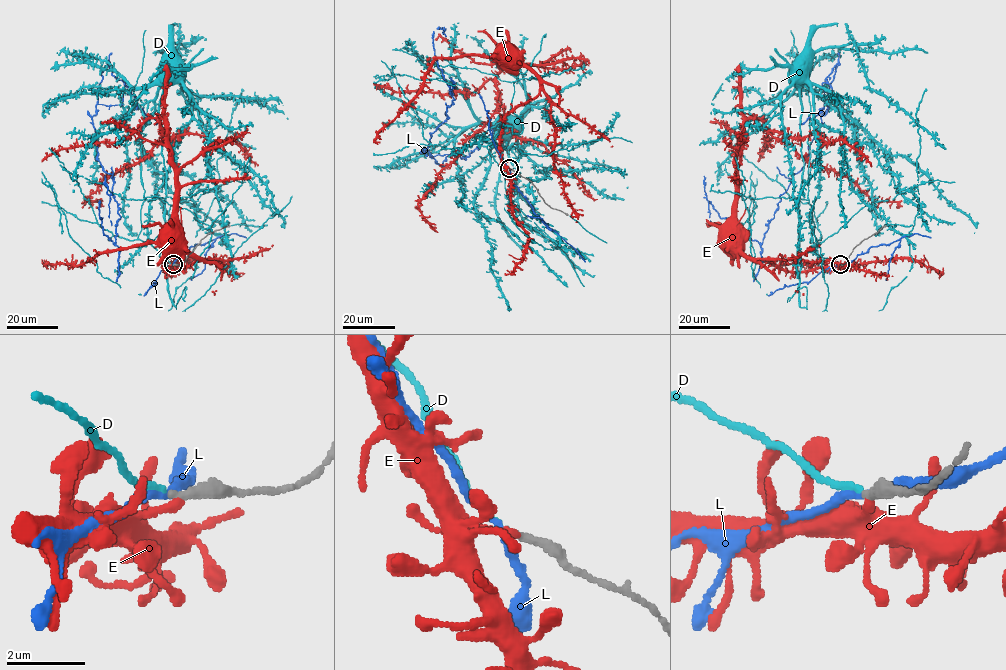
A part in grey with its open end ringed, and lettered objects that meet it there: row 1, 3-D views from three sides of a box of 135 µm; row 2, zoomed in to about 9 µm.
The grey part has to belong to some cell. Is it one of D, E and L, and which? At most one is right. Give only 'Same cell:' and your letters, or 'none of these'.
Same cell: D

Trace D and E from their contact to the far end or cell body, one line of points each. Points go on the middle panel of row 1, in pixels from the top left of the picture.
D: (509, 167), (495, 146), (496, 136), (502, 125), (501, 130), (494, 128), (499, 127), (507, 135)
E: (509, 168), (500, 150), (503, 118), (532, 100), (540, 83), (521, 56), (512, 47), (507, 49)

